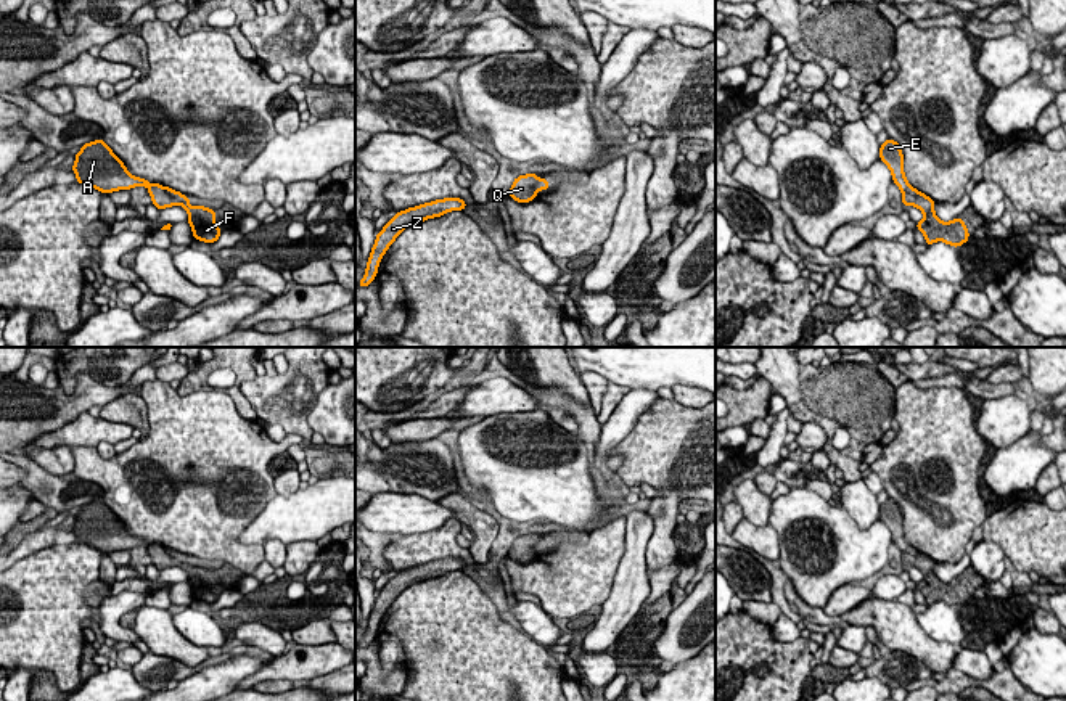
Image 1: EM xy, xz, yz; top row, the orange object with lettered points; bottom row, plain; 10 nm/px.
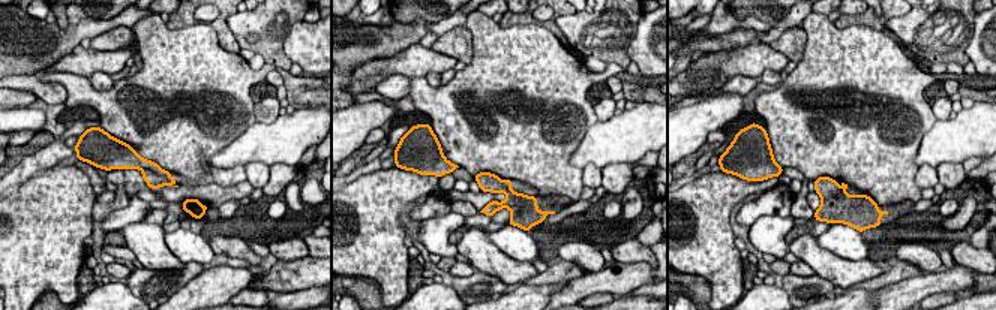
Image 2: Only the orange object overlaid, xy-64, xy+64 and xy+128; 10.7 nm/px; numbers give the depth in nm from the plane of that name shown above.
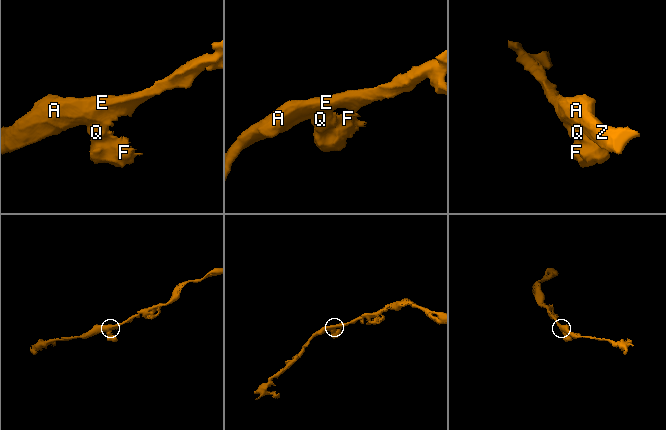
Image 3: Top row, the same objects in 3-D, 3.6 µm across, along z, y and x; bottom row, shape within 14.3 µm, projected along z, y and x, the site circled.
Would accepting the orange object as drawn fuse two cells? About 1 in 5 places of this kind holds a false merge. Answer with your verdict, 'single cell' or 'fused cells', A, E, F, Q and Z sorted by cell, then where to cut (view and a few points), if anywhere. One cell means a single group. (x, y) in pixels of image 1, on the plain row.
fused cells; A E Z / F Q; cut in xy along (163, 547), (180, 563), (187, 565)

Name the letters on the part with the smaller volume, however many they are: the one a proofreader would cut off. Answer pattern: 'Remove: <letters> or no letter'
Remove: F, Q

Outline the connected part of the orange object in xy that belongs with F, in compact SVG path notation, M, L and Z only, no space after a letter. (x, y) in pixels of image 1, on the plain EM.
M180 564L188 572L188 584L193 592L193 600L204 603L214 603L219 600L222 588L214 584L215 571L207 569L204 564L196 568L190 564Z

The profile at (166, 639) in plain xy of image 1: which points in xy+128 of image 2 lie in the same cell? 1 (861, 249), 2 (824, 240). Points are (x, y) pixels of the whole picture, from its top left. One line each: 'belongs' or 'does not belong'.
1: does not belong
2: does not belong

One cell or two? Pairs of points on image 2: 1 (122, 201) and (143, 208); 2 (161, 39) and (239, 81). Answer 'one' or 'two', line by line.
1: two
2: one

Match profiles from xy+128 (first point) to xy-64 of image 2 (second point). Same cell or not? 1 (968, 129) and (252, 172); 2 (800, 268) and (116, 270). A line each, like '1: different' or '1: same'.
1: different
2: same

